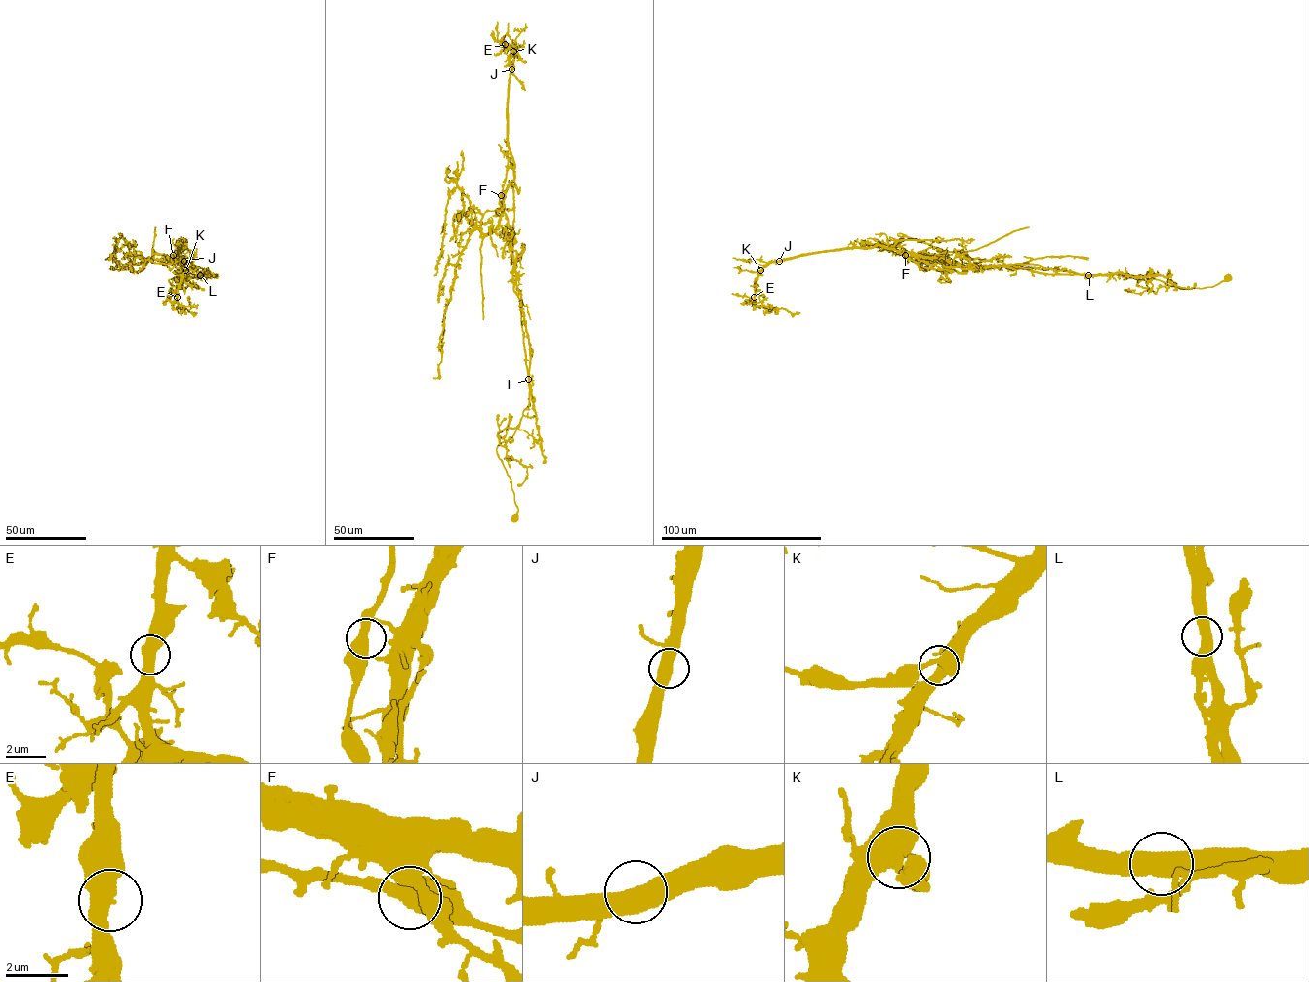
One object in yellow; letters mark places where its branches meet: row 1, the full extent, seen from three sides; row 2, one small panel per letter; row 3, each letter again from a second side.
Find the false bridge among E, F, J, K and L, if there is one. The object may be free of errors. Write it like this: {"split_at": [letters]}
{"split_at": ["L"]}

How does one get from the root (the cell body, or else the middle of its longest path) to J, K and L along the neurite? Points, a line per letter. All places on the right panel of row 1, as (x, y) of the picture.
J: (1227, 278), (1211, 287), (1181, 289), (1153, 277), (963, 266), (878, 244), (779, 261)
K: (1227, 278), (1211, 287), (1181, 289), (1153, 277), (963, 266), (878, 244), (800, 254), (770, 261), (760, 270)
L: (1227, 278), (1211, 287), (1181, 289), (1153, 277), (1147, 280), (1116, 273), (1088, 275)

